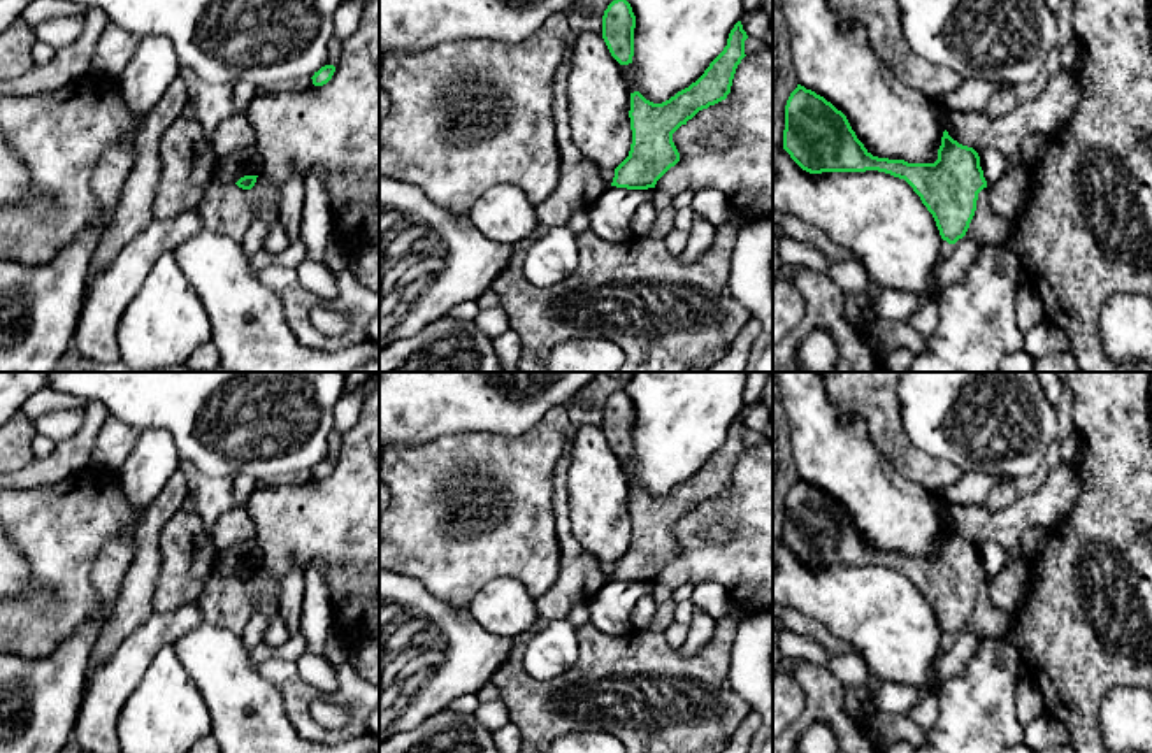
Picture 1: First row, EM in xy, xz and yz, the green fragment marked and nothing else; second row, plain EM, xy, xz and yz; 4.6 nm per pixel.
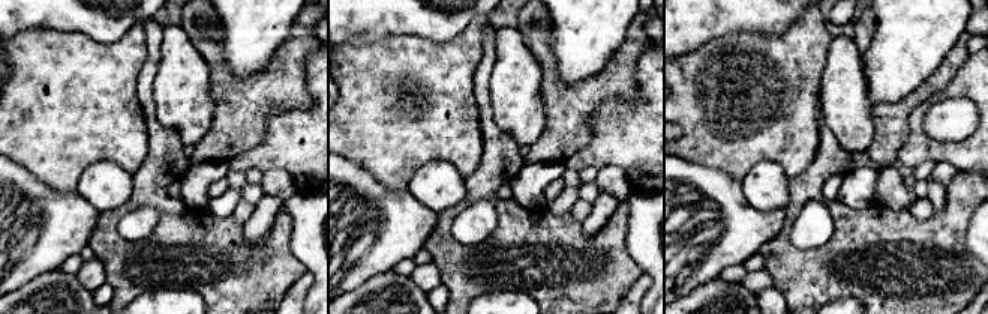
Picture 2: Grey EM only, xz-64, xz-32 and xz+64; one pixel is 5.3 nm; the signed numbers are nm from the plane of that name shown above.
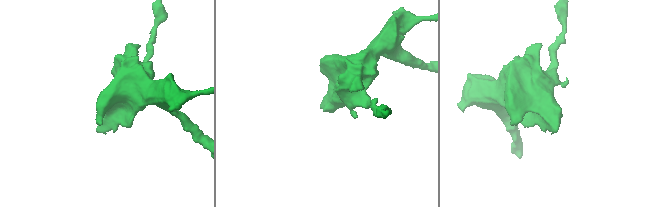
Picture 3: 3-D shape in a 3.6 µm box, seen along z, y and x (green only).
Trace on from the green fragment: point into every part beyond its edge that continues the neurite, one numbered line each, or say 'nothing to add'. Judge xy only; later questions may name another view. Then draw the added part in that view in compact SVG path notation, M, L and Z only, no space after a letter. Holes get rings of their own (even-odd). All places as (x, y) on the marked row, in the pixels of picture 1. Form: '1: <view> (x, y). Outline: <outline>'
nothing to add

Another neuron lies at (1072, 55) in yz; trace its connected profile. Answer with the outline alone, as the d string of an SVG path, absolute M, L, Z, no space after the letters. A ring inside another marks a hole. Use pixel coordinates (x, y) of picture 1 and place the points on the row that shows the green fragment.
M1075 35L1069 42L1066 42L1059 49L1059 63L1061 70L1066 70L1069 74L1076 74L1076 70L1082 67L1085 60L1085 44L1078 35Z

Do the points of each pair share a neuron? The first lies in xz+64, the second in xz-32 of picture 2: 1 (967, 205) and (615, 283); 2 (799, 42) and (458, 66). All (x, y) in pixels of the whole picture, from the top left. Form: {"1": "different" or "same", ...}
{"1": "same", "2": "same"}

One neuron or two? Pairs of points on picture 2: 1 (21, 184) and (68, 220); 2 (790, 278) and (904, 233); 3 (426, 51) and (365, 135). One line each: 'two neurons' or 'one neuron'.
1: one neuron
2: one neuron
3: one neuron

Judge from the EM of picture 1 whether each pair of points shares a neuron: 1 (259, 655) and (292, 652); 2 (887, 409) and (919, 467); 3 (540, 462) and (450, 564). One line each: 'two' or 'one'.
1: one
2: one
3: one

